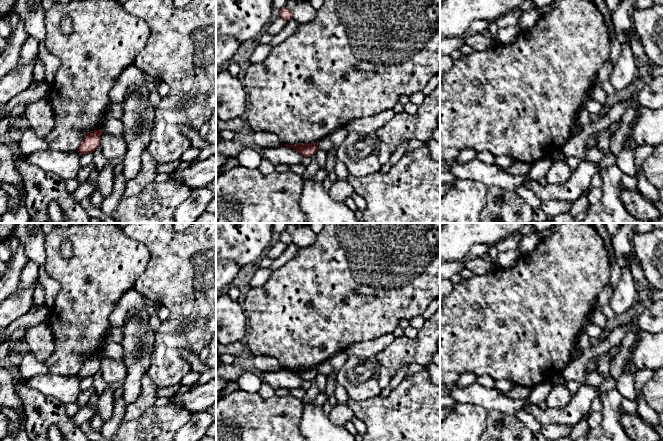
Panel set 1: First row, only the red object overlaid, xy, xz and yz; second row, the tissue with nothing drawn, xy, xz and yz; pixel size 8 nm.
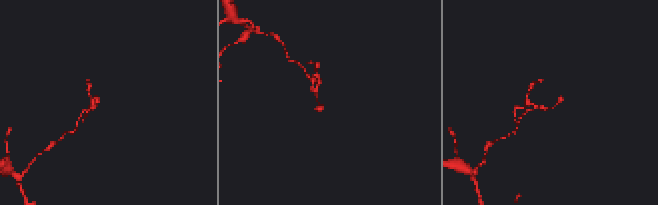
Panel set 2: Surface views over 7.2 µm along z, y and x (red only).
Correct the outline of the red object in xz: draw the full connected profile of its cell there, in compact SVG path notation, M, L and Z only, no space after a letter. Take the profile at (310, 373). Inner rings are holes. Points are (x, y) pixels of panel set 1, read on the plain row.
M318 366L308 367L308 368L296 367L293 369L285 368L285 370L295 373L297 376L299 376L304 381L313 380L319 374Z

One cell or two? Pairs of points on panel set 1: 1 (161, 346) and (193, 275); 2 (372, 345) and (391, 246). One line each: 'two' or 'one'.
1: one
2: two

